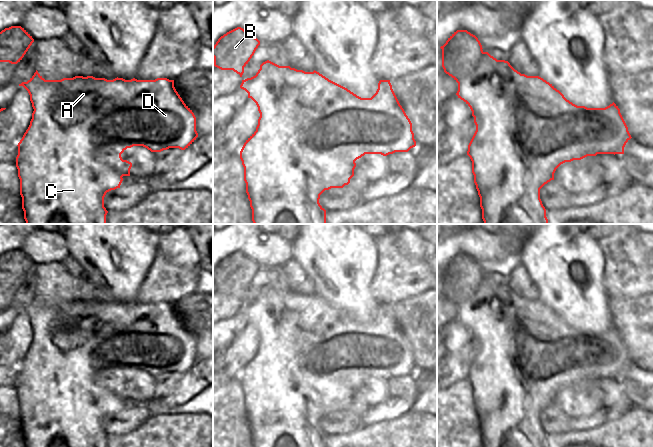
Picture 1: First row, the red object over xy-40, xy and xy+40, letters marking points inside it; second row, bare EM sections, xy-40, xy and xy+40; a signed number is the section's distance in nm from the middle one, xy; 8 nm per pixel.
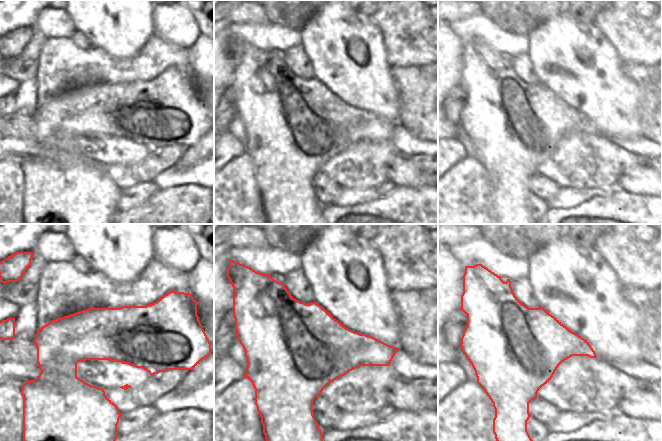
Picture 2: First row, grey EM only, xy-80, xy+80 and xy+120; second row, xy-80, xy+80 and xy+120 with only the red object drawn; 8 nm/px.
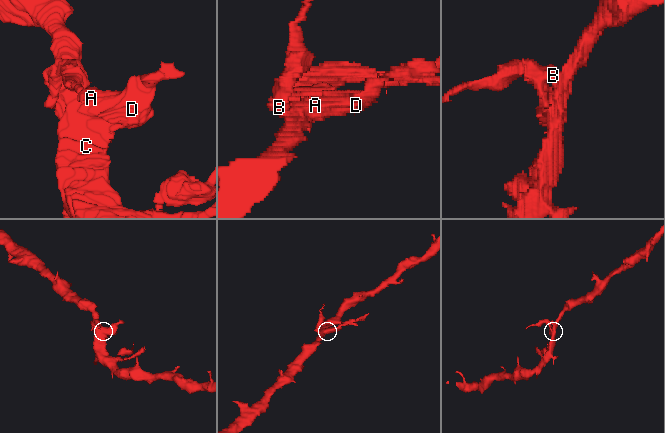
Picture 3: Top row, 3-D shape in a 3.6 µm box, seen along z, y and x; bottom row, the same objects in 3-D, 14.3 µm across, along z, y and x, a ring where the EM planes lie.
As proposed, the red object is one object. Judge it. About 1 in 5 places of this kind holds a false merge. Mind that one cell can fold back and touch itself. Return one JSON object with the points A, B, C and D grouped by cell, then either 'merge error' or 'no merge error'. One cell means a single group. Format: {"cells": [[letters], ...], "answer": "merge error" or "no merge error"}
{"cells": [["A", "B", "C", "D"]], "answer": "no merge error"}

